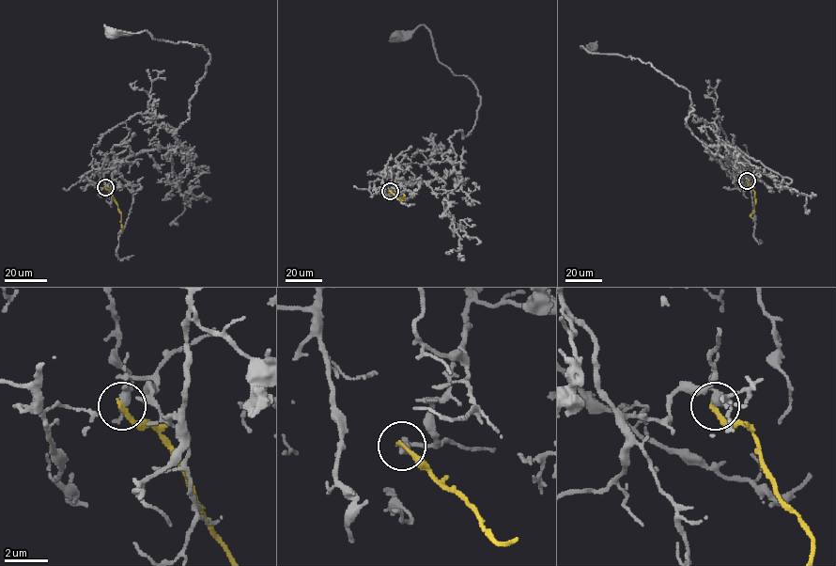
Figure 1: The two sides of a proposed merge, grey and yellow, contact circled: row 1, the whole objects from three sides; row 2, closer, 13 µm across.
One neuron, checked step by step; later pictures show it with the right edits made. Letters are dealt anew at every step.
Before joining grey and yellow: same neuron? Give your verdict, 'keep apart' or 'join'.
keep apart

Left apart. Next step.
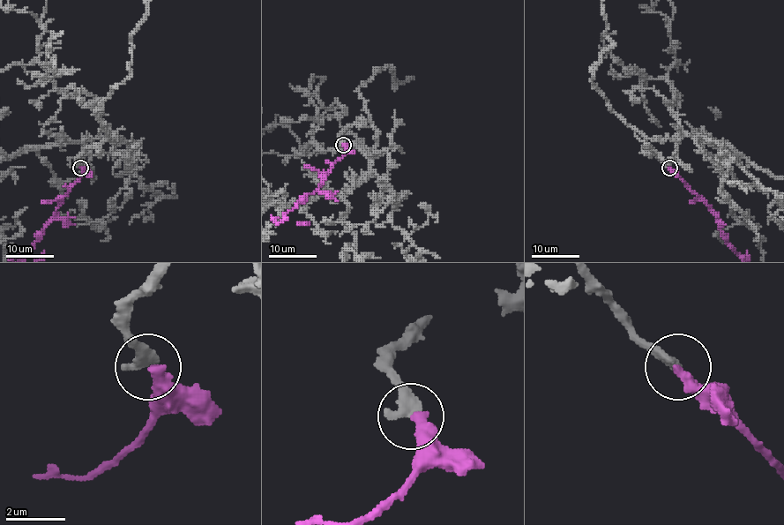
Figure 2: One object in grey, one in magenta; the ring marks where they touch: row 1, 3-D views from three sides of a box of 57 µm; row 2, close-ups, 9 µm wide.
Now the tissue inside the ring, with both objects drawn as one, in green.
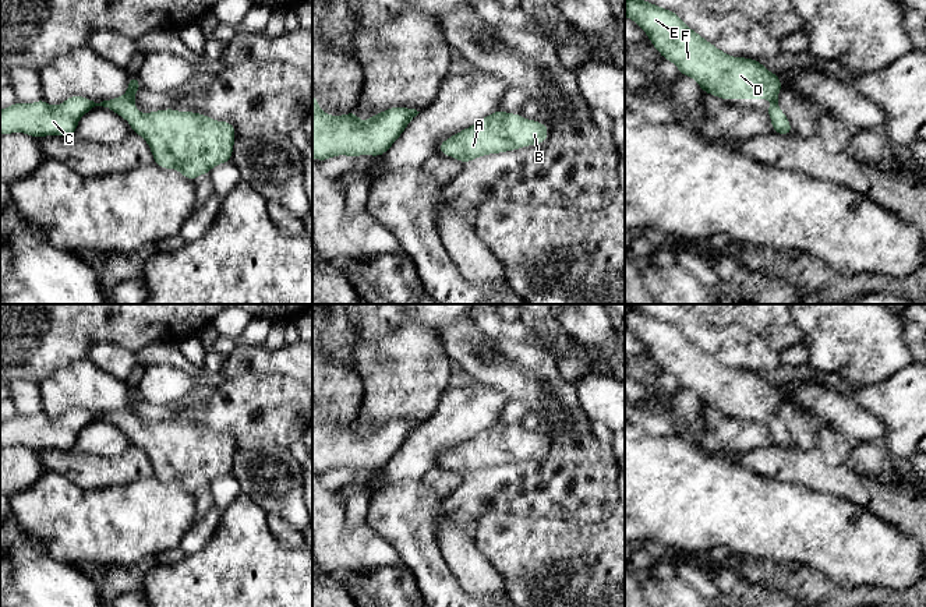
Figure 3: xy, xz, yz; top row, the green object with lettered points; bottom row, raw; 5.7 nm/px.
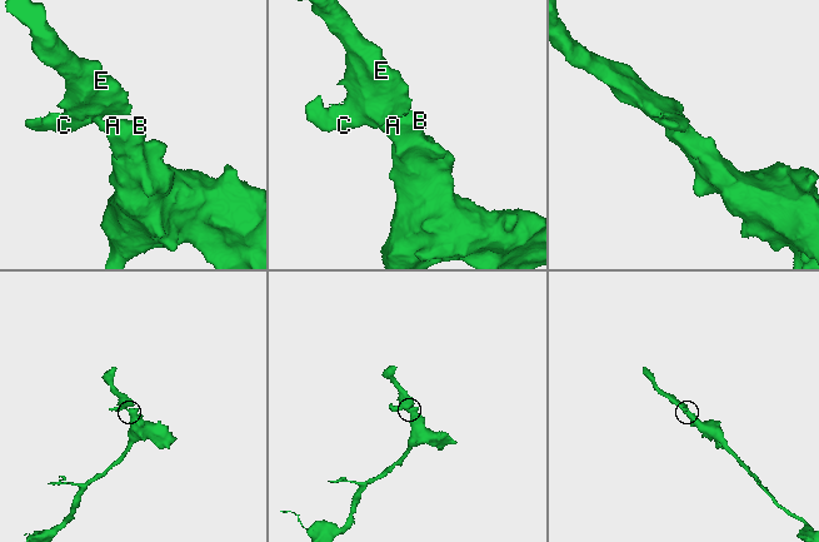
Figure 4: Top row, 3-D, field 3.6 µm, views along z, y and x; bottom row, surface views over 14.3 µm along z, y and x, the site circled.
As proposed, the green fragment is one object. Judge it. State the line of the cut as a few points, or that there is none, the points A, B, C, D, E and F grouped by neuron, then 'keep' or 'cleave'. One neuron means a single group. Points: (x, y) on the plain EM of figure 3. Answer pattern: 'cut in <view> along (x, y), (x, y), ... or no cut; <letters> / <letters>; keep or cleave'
no cut; A B C D E F; keep

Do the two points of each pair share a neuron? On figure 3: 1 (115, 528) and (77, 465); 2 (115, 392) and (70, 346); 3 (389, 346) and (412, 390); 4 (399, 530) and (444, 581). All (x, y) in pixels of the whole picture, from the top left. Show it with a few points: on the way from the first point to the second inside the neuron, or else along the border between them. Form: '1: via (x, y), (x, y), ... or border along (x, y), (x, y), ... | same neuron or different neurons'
1: border along (63, 475), (84, 489), (124, 484) | different neurons
2: border along (85, 356), (53, 373) | different neurons
3: via (400, 357), (403, 360), (403, 378) | same neuron
4: via (412, 543), (431, 568) | same neuron

